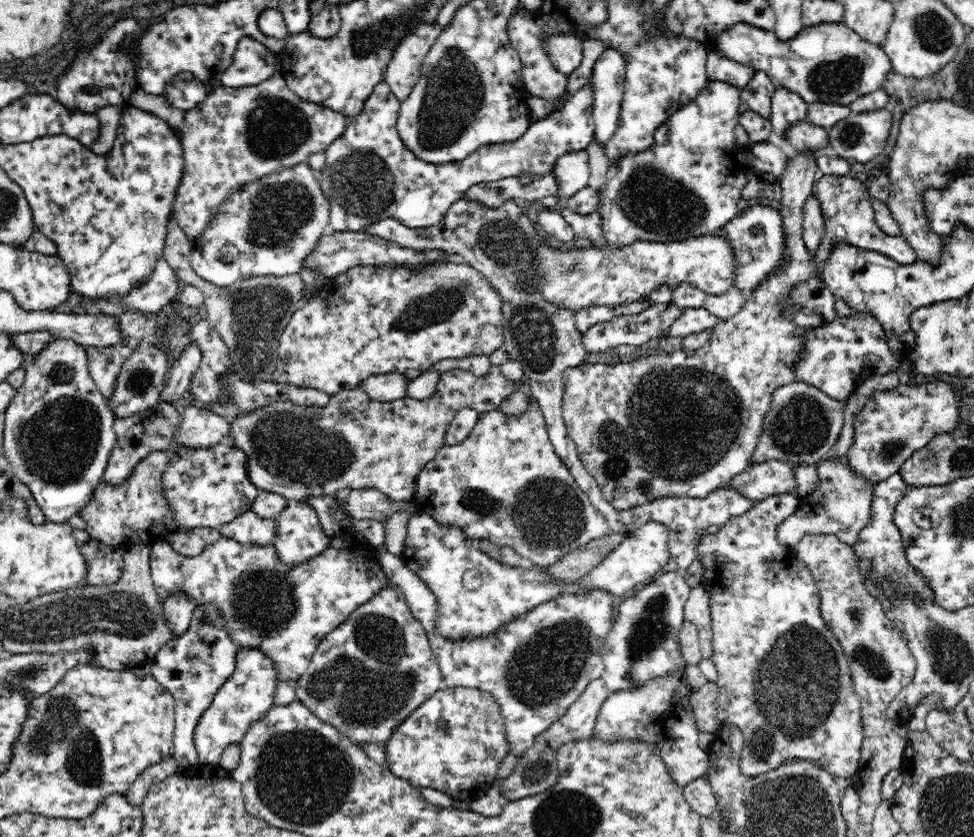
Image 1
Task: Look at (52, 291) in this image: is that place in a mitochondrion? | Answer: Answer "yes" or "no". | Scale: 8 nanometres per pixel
no

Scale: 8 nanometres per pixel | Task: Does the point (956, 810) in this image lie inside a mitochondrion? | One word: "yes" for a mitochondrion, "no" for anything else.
yes

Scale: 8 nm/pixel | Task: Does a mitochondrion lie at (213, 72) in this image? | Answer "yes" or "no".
no

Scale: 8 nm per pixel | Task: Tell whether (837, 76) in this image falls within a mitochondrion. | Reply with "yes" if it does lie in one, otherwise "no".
yes

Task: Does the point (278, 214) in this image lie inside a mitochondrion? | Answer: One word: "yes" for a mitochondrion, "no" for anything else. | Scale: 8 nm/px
yes

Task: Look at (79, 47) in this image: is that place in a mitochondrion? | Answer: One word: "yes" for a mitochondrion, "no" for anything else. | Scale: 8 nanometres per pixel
no

